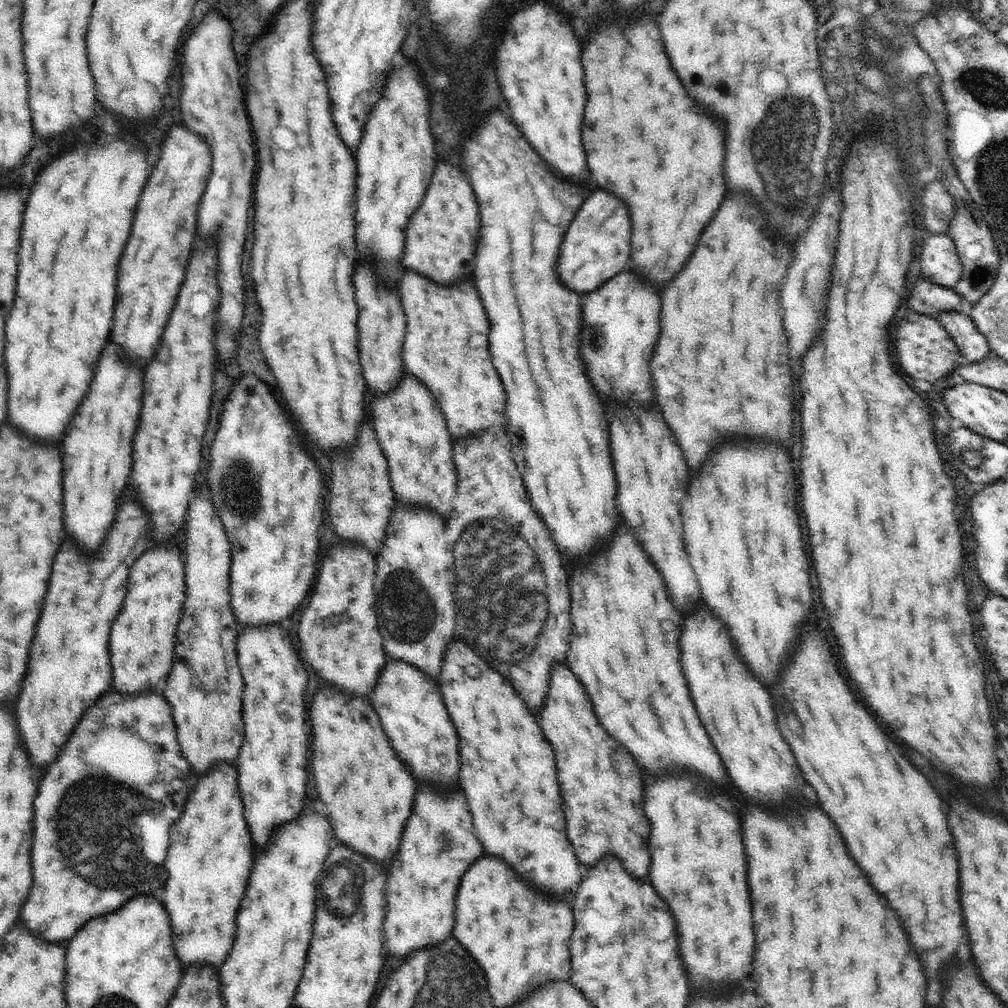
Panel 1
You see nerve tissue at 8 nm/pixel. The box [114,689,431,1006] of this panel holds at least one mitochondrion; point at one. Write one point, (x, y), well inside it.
(337, 898)

